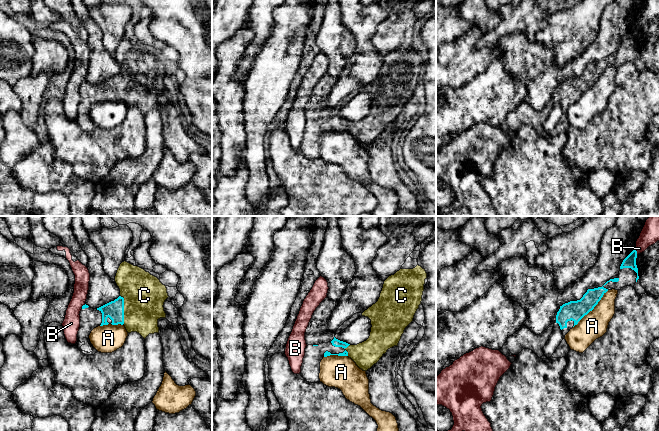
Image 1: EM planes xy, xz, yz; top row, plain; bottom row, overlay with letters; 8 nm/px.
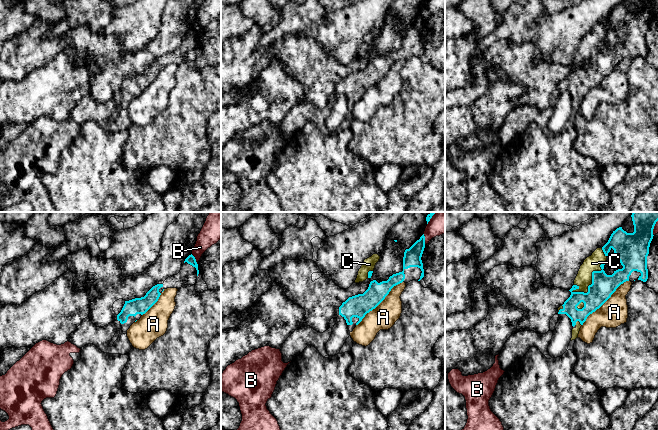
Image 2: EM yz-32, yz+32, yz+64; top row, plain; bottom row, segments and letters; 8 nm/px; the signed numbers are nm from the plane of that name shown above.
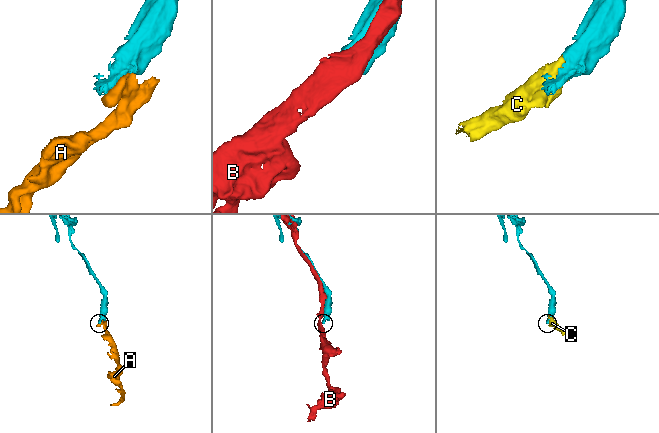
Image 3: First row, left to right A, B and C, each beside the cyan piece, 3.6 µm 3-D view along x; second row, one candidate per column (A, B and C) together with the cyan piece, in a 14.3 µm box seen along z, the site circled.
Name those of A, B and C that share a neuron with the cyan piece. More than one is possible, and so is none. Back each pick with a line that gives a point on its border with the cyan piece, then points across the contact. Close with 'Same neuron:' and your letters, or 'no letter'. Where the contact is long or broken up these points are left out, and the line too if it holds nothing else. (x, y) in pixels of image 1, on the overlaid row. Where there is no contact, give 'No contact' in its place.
C: Touches cyan at xy (123, 309)
Same neuron: C

